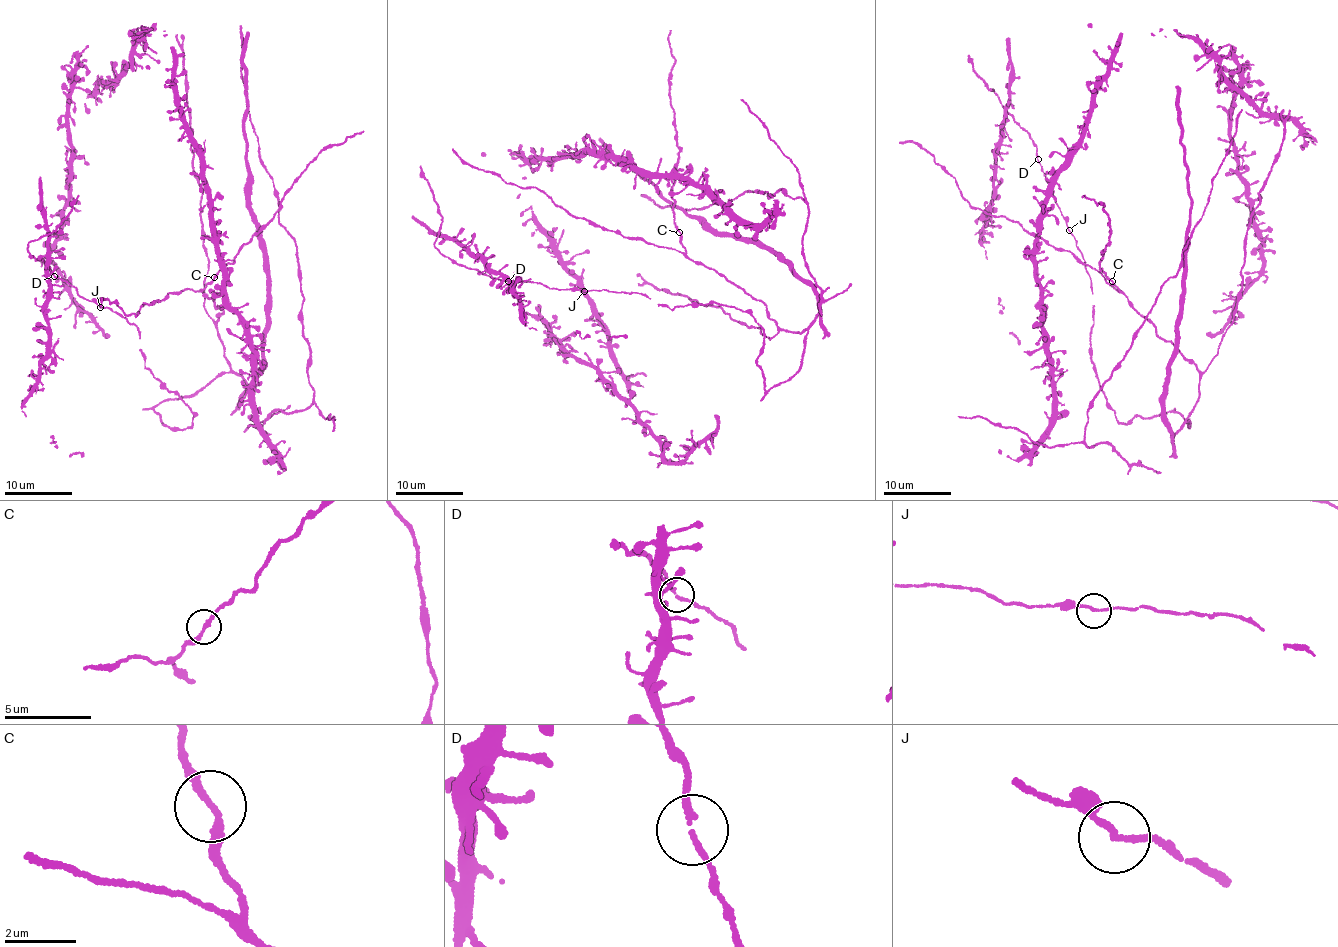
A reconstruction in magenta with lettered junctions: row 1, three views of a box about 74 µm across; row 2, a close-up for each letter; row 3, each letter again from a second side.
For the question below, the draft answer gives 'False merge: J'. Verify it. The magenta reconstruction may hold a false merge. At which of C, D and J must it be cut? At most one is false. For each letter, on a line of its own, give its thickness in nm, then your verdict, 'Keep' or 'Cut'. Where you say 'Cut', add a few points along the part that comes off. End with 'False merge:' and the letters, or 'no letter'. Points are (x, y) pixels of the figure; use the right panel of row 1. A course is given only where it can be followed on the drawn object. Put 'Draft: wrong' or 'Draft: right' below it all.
C: Thickness 180 nm. Keep
D: Thickness 150 nm. Keep
J: Thickness 130 nm. Keep
False merge: no letter
Draft: wrong

